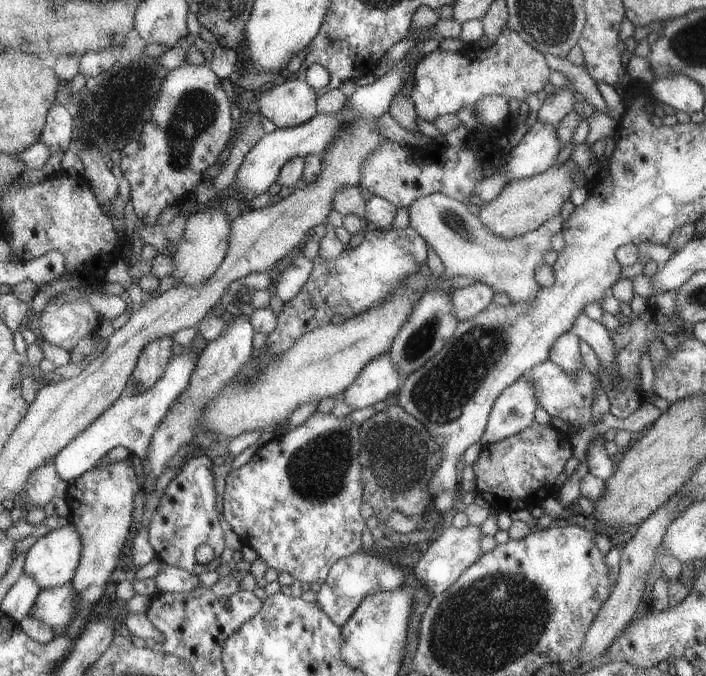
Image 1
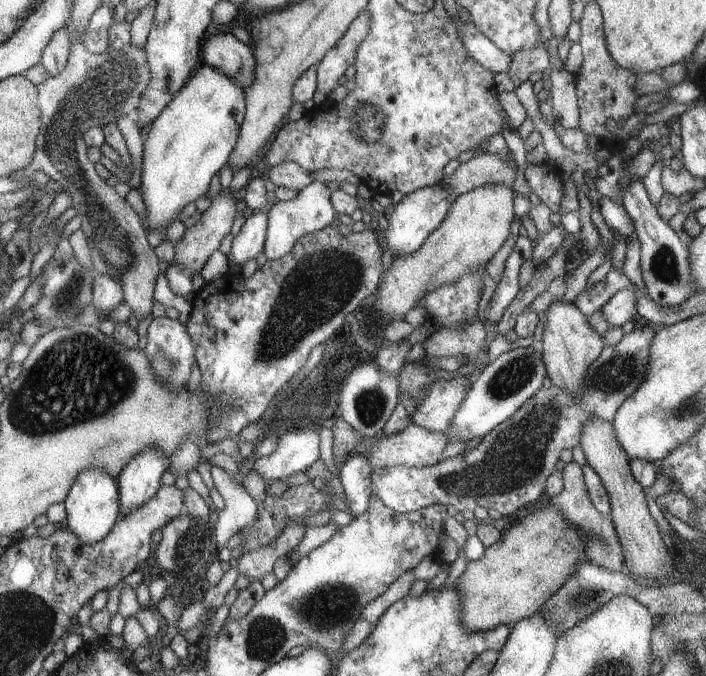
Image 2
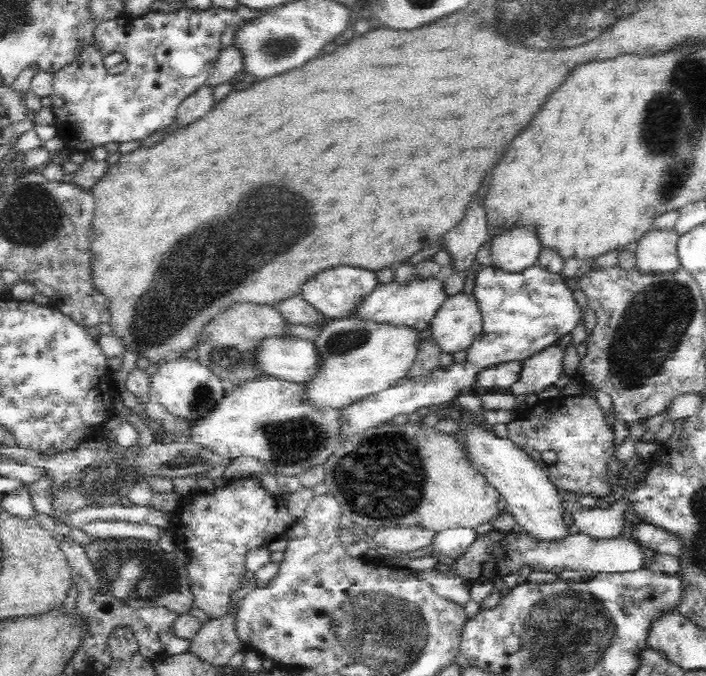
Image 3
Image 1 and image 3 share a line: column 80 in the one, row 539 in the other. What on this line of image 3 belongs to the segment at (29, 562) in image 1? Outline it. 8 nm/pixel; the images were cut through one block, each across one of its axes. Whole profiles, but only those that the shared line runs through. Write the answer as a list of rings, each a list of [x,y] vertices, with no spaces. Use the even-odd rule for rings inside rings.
[[[480,423],[460,424],[460,430],[456,434],[466,444],[467,454],[470,455],[470,461],[475,470],[482,474],[488,484],[495,487],[500,496],[506,500],[506,509],[514,515],[516,522],[524,528],[526,533],[538,541],[558,541],[569,534],[568,525],[562,520],[562,516],[564,516],[563,500],[559,497],[558,489],[528,453],[518,448],[508,437],[499,437],[494,431],[482,427]]]

